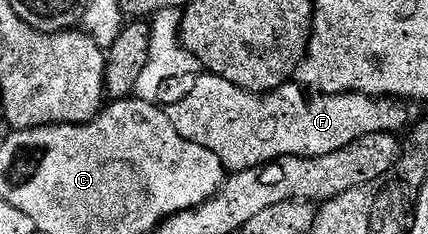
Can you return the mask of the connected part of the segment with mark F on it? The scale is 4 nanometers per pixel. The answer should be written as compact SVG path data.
M207 71L193 76L191 81L192 90L181 101L167 106L170 123L174 123L174 131L182 139L214 151L228 171L253 169L280 157L330 155L330 151L342 151L342 147L367 133L399 134L409 124L409 106L391 97L306 91L299 83L289 83L267 93L251 93Z

